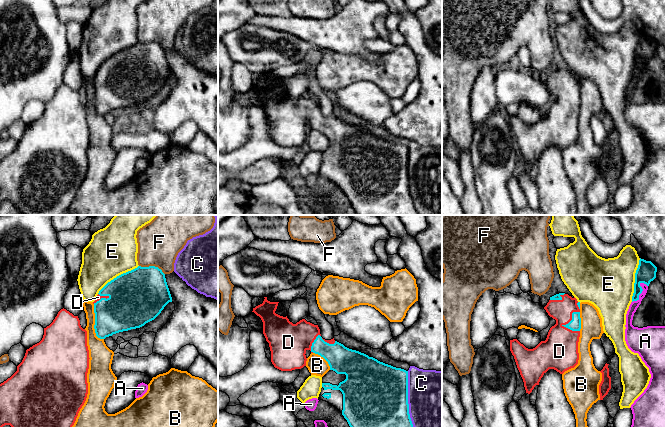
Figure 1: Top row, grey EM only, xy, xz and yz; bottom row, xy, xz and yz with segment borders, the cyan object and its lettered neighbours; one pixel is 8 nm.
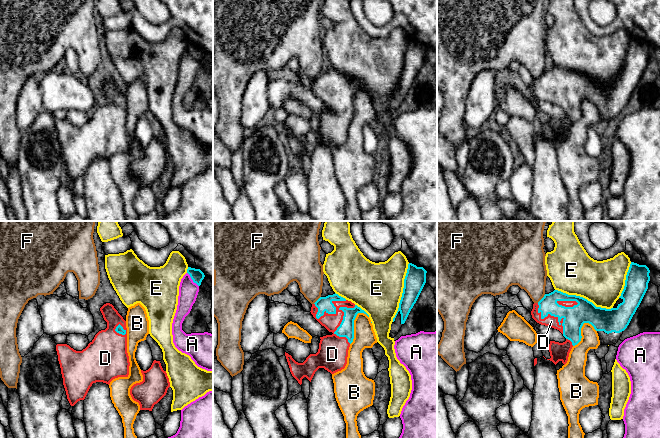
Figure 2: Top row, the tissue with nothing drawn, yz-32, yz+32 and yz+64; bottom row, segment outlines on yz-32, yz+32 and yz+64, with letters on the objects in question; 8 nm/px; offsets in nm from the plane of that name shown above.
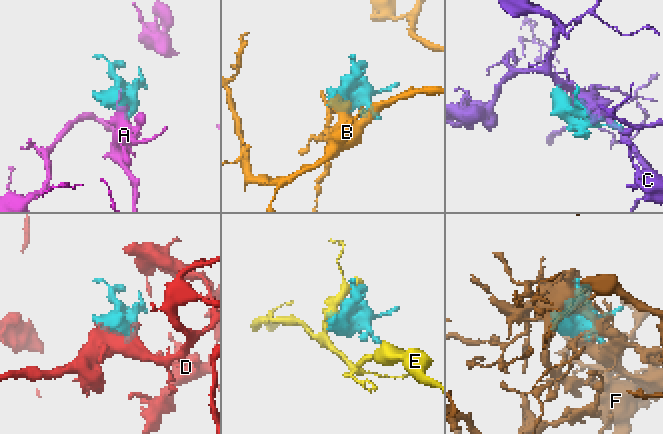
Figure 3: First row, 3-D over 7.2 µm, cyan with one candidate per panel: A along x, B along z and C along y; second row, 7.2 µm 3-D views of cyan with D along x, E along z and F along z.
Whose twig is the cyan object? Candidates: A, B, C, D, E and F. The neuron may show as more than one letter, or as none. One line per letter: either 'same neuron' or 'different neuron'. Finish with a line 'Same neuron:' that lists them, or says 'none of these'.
A: different neuron
B: different neuron
C: different neuron
D: same neuron
E: different neuron
F: different neuron
Same neuron: D

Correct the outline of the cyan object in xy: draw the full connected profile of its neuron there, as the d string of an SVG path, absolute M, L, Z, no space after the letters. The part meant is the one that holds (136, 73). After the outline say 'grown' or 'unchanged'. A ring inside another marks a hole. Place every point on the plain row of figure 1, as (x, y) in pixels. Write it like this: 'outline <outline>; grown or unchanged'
outline M155 42L123 49L95 74L95 109L100 115L136 105L154 96L172 78L165 50Z; grown

